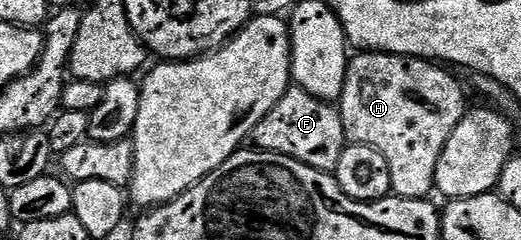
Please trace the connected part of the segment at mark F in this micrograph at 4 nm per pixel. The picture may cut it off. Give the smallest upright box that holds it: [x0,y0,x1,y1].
[254,86,345,173]

